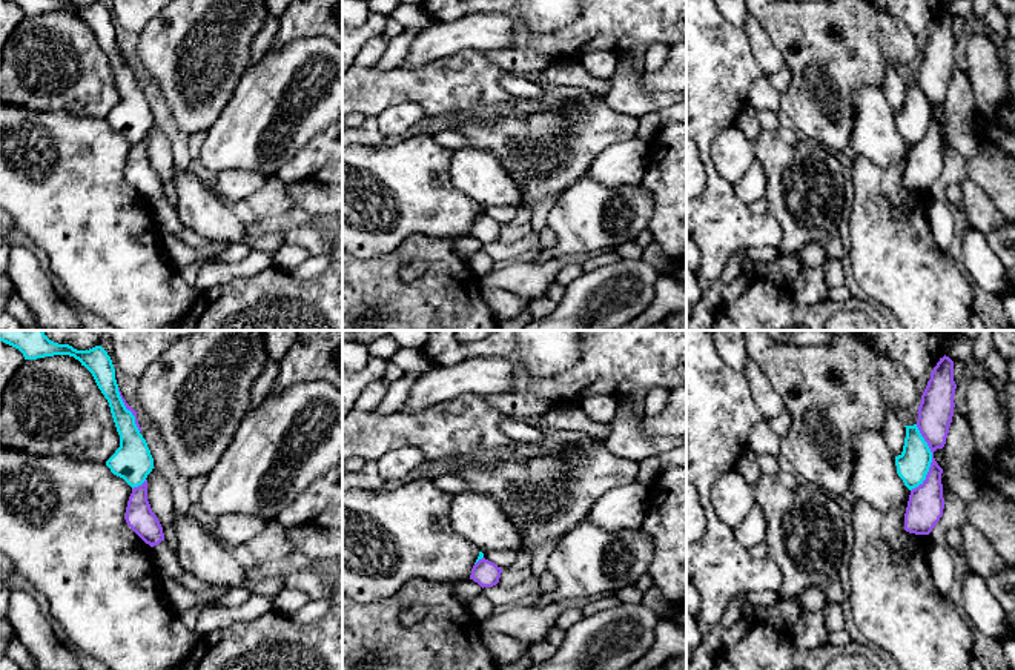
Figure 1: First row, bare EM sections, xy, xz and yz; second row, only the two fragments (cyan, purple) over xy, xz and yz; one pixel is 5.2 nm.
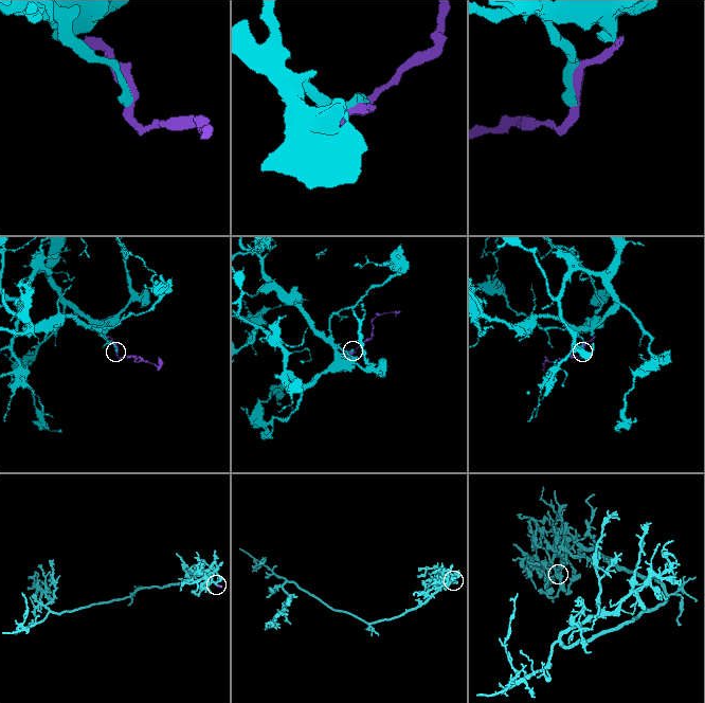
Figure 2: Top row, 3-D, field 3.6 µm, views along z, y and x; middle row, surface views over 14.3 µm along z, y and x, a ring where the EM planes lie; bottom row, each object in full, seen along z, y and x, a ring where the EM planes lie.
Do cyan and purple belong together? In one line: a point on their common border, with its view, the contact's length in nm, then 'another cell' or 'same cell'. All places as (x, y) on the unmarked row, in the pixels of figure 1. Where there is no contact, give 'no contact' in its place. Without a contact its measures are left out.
contact yz (931, 114); length 360 nm; another cell

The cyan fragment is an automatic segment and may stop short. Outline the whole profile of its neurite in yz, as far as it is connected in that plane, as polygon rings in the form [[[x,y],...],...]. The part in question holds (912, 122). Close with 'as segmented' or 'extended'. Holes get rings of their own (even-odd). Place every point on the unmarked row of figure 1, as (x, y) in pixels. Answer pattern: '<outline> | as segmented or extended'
[[[917,80],[904,81],[906,94],[903,108],[895,112],[897,129],[904,141],[912,146],[923,140],[932,118],[932,108],[921,92]]] | as segmented

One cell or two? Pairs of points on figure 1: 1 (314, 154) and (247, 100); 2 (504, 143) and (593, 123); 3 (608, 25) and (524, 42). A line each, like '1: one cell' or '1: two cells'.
1: two cells
2: one cell
3: one cell

